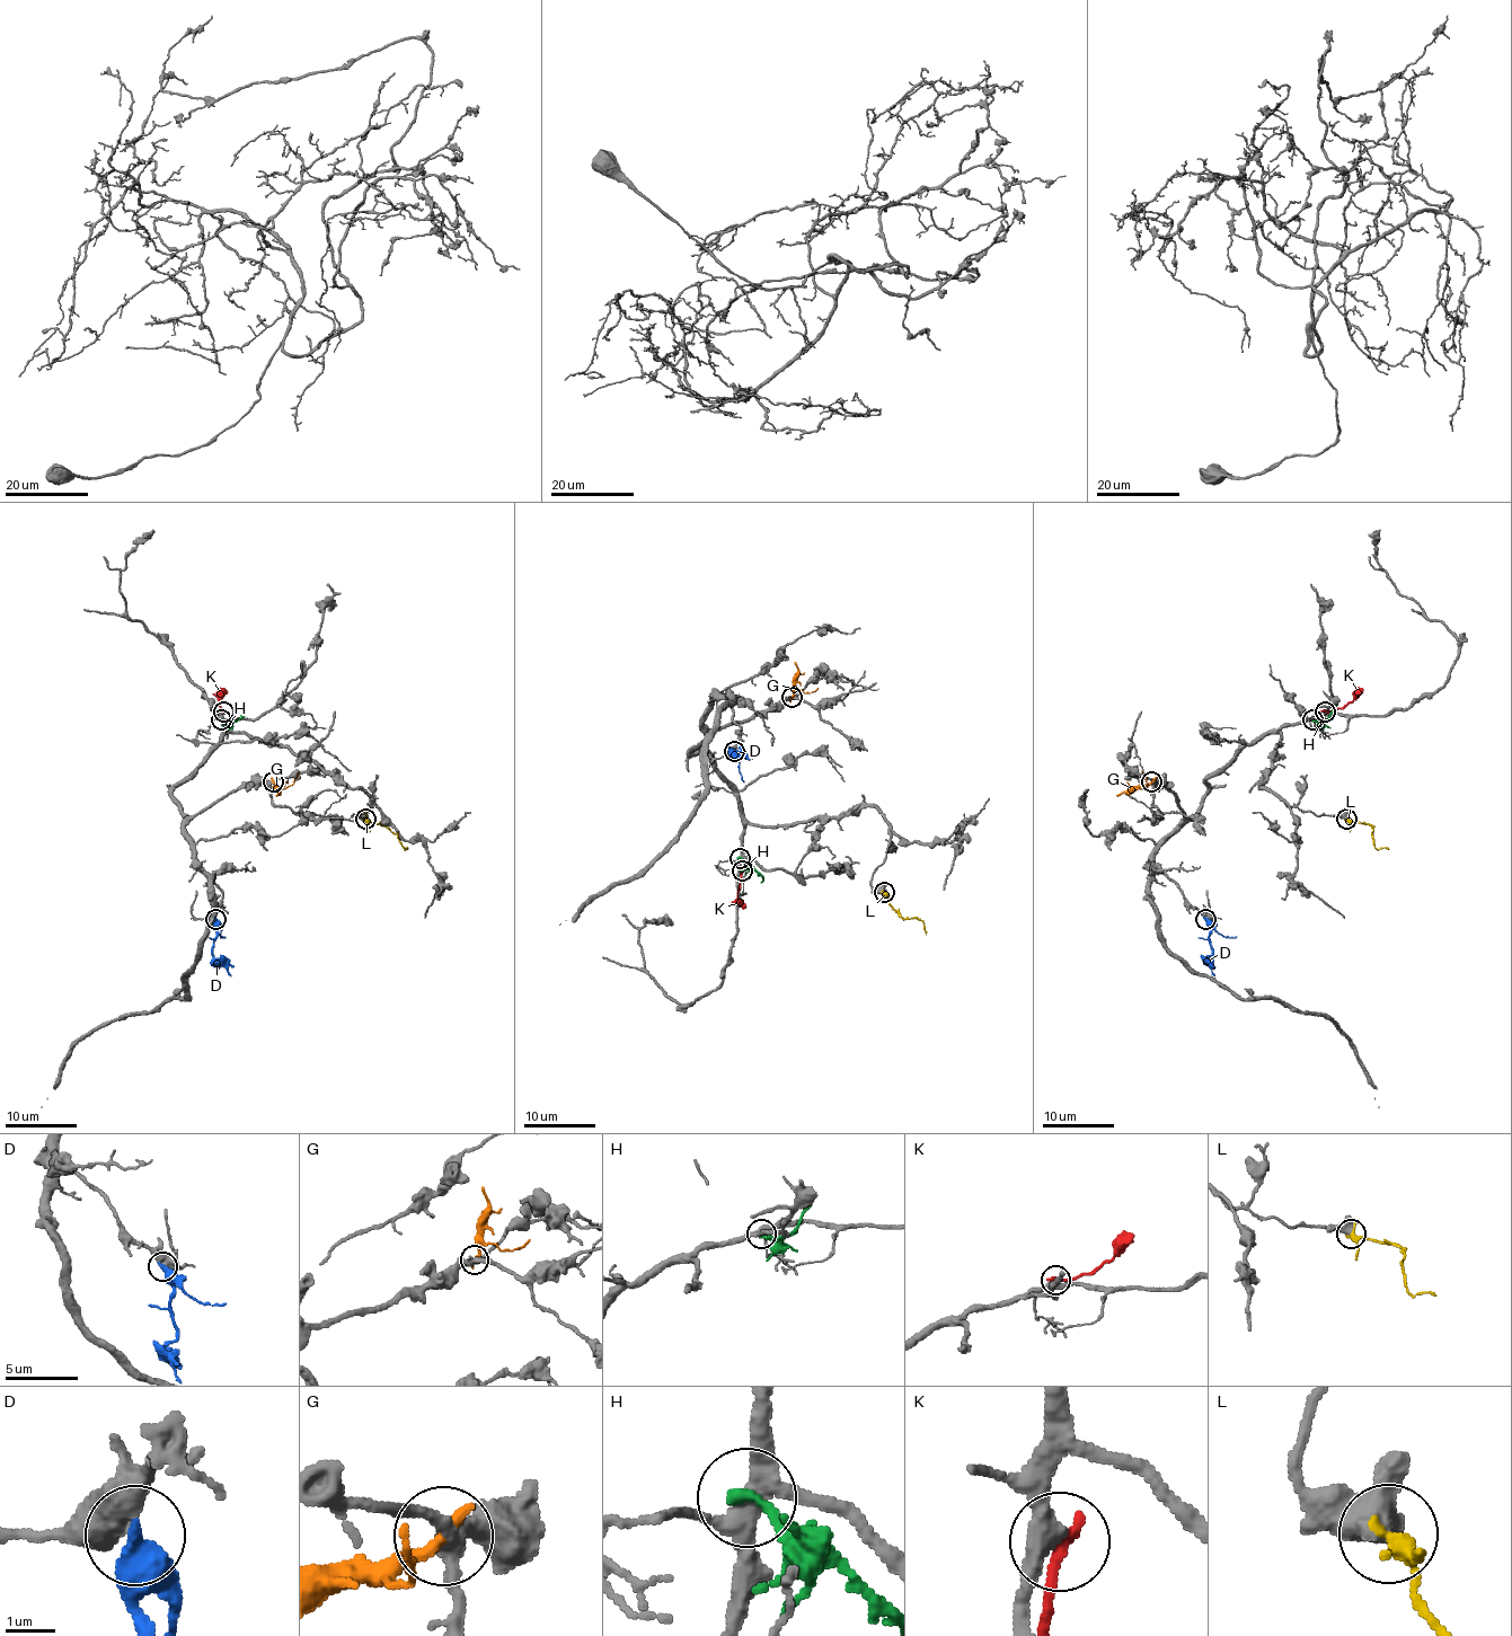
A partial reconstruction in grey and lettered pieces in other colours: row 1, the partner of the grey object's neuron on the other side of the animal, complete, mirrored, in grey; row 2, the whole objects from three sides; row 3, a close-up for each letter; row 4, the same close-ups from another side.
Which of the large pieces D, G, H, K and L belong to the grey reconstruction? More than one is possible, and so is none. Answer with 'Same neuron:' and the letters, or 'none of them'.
Same neuron: D

